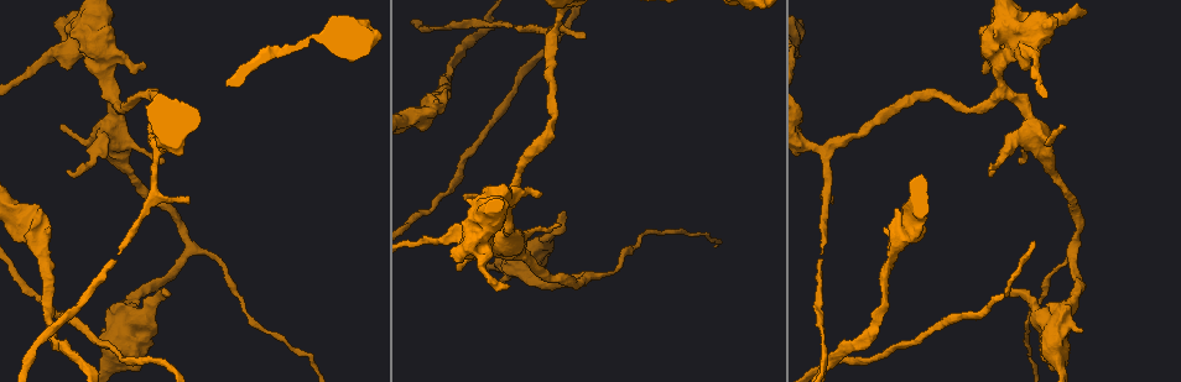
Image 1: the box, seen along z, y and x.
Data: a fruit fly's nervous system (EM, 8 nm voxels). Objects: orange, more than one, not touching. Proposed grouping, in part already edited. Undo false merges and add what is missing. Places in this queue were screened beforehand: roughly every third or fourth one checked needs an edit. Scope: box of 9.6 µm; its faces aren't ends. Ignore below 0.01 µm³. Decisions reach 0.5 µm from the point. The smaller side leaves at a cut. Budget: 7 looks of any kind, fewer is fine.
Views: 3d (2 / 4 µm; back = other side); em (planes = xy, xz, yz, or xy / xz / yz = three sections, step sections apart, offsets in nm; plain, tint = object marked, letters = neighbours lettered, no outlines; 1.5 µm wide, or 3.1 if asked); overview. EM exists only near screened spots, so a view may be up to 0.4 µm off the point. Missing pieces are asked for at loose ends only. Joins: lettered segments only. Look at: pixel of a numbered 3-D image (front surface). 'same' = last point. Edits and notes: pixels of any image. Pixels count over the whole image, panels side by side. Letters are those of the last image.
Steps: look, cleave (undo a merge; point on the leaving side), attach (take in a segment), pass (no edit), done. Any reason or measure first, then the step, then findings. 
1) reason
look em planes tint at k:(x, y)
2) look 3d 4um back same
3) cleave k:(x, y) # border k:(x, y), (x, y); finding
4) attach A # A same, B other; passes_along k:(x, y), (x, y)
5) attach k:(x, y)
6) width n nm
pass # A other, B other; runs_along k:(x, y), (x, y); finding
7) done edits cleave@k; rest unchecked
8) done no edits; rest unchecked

tapers out
look 3d 2um at 1:(463, 197)

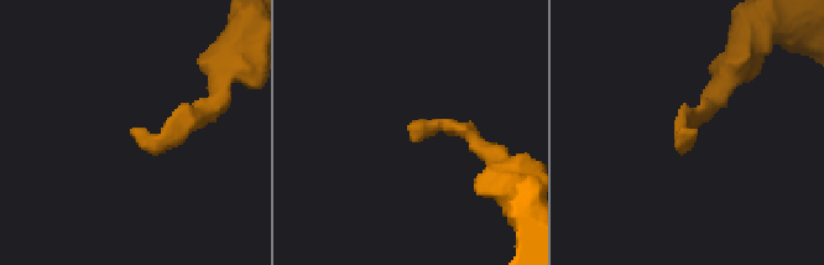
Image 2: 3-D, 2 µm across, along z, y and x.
shape alone is not enough
look em xy step 4 letters at 2:(134, 134)

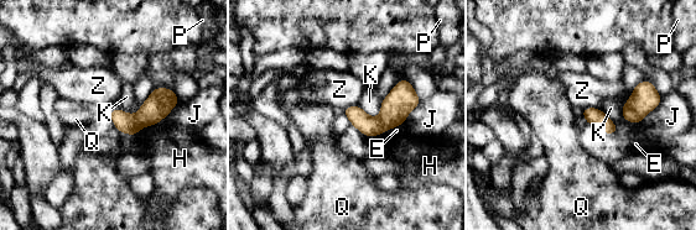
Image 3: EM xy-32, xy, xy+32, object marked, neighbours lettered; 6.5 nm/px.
pass # E other, H other, J other, K other, P other, Q other, Z other; border 3:(633, 89), (633, 93), (621, 106); none of them fits

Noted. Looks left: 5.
thick turns thin
look 3d 2um at 1:(534, 279)

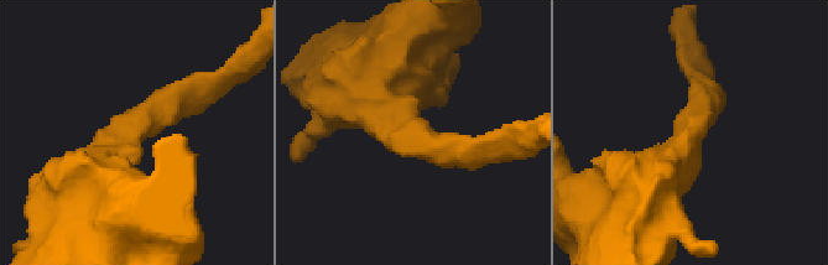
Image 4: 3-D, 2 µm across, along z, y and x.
look em yz step 4 plain at 4:(134, 137)

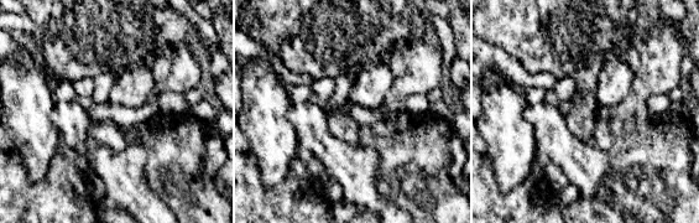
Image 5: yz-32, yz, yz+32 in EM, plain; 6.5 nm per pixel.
see the neighbours
look em yz step 4 letters same

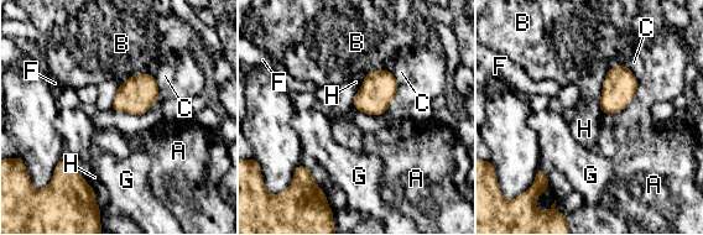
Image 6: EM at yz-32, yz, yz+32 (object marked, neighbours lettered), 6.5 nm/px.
width 80 nm
pass # A other, B other, C other, F other, G other, H other; border 6:(610, 67), (599, 99), (600, 113); continuous, no second neuron

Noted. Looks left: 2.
free end
look 3d 4um at 1:(113, 17)

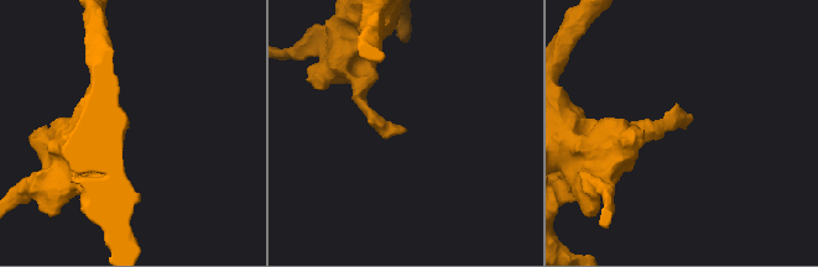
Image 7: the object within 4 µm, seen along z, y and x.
look em planes letters at 7:(679, 126)

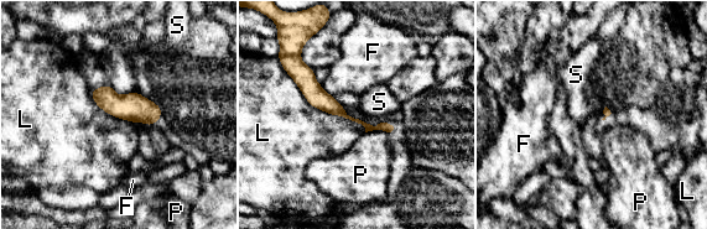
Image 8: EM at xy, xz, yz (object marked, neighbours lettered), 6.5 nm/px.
pass # F other, L other, P other, S other; none of them fits

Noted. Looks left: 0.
done no edits; rest unchecked

